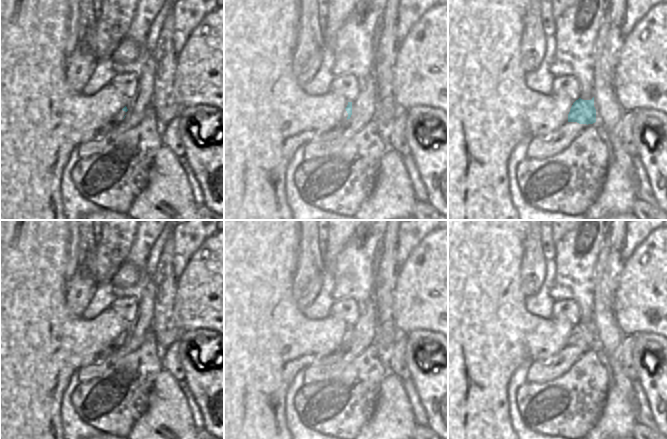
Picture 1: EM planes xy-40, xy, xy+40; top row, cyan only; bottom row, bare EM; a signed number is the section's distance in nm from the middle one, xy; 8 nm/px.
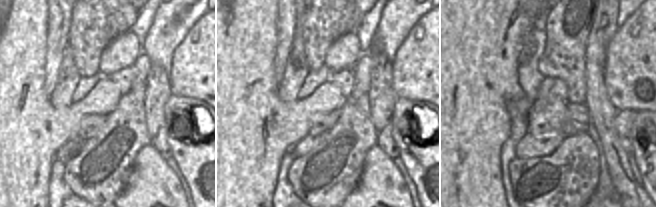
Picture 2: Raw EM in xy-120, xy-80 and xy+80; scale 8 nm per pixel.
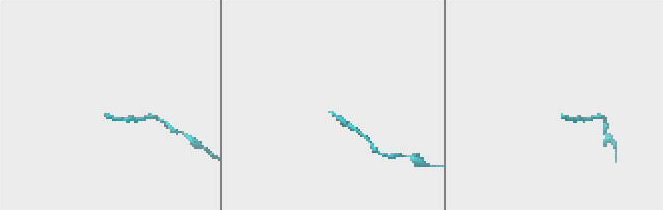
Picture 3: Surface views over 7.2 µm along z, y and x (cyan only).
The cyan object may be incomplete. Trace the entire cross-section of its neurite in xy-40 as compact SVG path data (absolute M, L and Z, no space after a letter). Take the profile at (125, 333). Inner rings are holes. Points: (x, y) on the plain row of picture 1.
M125 330L120 336L118 336L107 348L104 349L102 354L96 359L96 362L99 362L103 358L113 354L116 352L120 346L125 342L125 338L128 335L127 331Z

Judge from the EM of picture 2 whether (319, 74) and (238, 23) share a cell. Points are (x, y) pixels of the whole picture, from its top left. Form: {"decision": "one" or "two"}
{"decision": "two"}

